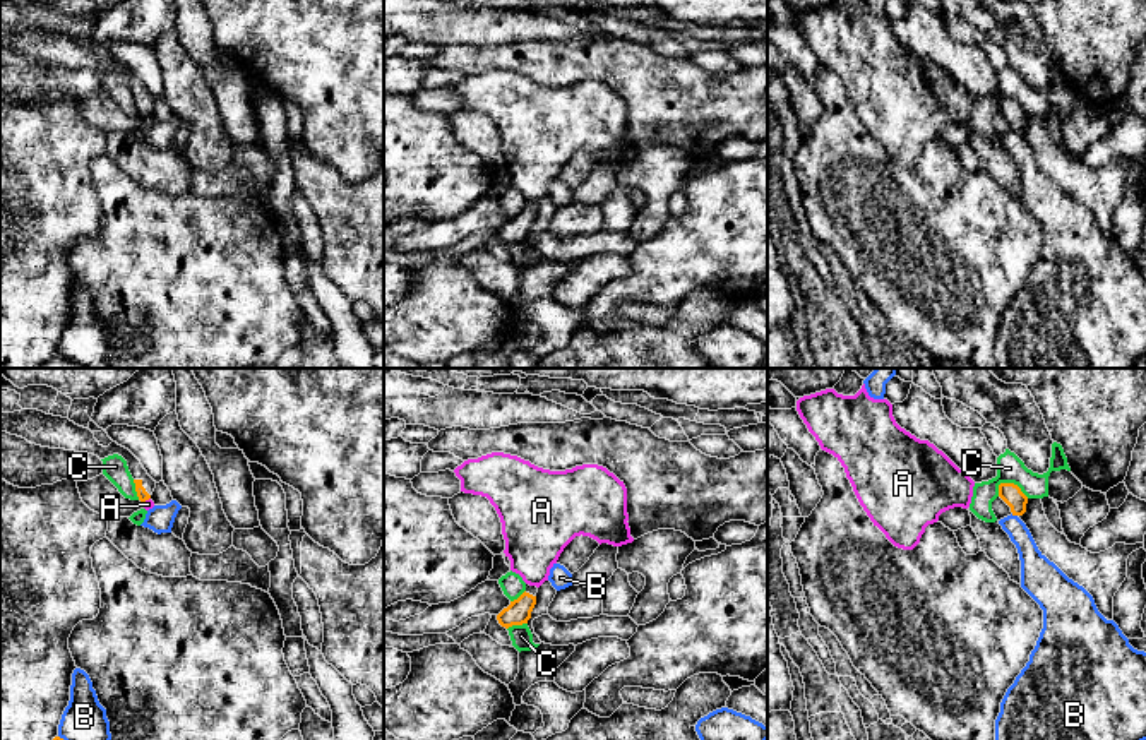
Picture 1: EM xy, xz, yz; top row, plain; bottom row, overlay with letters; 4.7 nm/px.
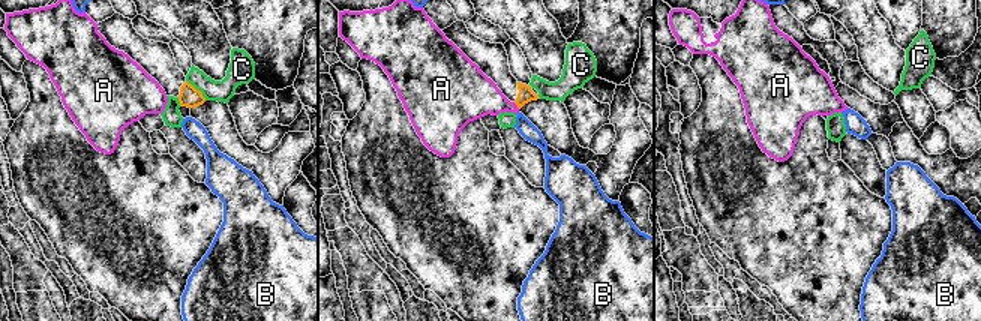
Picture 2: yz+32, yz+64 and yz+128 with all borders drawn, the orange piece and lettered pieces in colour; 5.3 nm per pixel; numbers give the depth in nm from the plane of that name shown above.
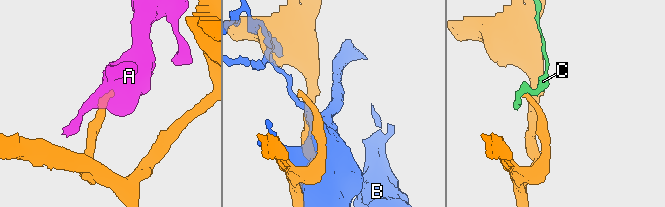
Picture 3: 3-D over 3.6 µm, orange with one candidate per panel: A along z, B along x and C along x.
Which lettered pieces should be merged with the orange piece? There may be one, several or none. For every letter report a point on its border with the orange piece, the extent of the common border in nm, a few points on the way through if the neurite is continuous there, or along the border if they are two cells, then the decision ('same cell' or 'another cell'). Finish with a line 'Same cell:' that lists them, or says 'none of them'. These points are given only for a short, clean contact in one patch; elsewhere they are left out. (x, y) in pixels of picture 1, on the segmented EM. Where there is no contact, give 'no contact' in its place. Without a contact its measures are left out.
A: contact xy (146, 499); length 50 nm; border xy (149, 497), (143, 502); another cell
B: contact yz (1014, 514); length 30 nm; another cell
C: contact yz (1013, 483); length 160 nm; border yz (997, 485), (1014, 483), (1028, 497); another cell
Same cell: none of them

